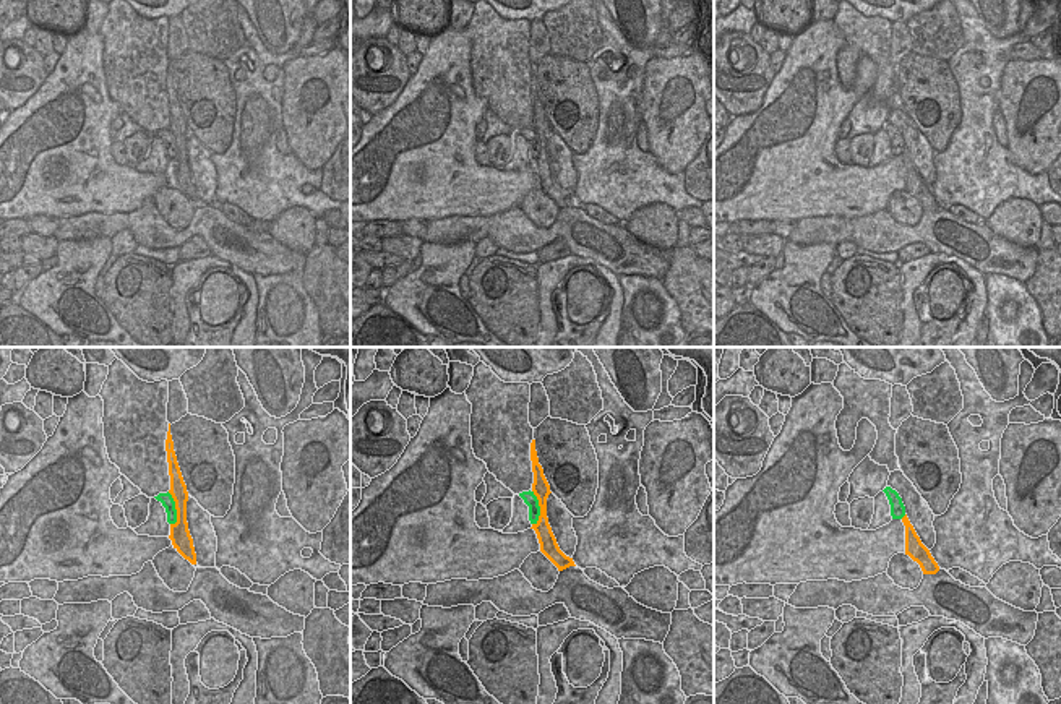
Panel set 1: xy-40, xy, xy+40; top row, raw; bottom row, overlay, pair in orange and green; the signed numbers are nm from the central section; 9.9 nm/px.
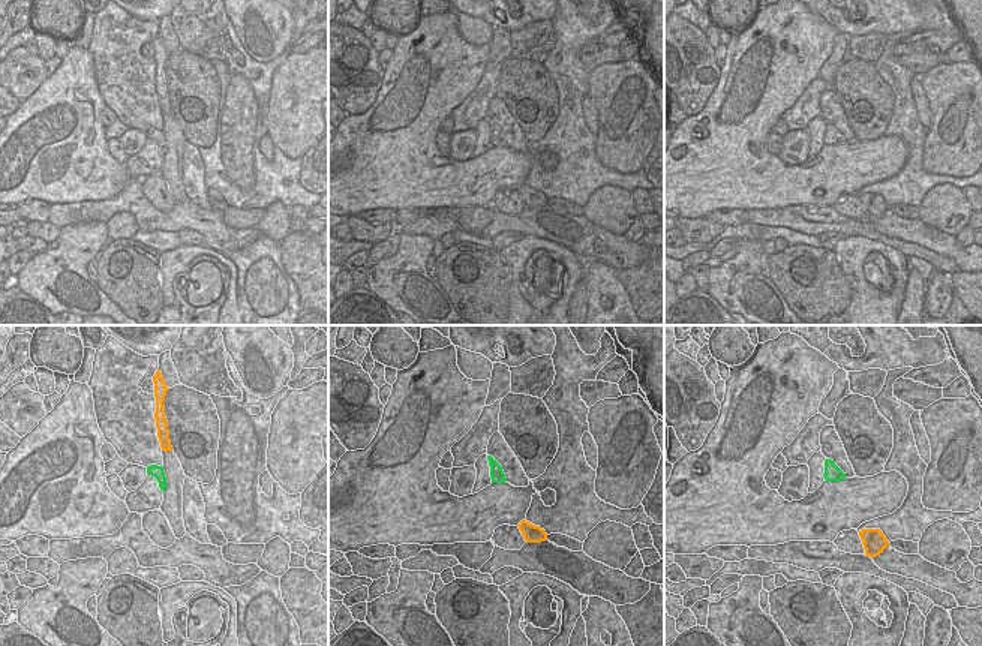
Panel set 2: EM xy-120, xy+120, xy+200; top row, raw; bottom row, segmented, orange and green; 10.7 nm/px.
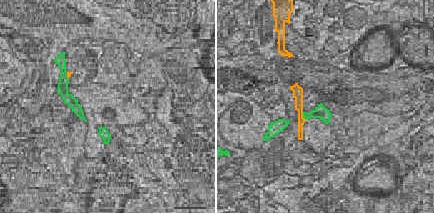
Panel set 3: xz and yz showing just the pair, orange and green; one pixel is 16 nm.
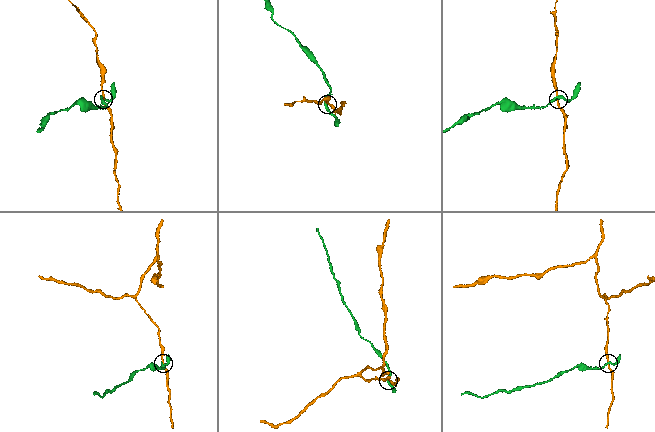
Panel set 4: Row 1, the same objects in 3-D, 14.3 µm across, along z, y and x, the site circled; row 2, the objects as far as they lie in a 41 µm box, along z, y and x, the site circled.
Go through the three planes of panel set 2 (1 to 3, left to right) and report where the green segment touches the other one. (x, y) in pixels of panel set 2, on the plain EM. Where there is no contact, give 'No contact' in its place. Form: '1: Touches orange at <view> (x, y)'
1: No contact
2: No contact
3: No contact

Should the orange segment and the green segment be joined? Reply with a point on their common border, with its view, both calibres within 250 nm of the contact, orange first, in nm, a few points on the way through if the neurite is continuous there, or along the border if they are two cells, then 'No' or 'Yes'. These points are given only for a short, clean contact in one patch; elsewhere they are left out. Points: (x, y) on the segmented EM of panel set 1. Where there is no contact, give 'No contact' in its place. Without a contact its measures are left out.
Touches orange at xy (541, 508). Thickness 170 nm (orange) against 130 nm. Boundary: xy (532, 490), (539, 506), (536, 524). No

